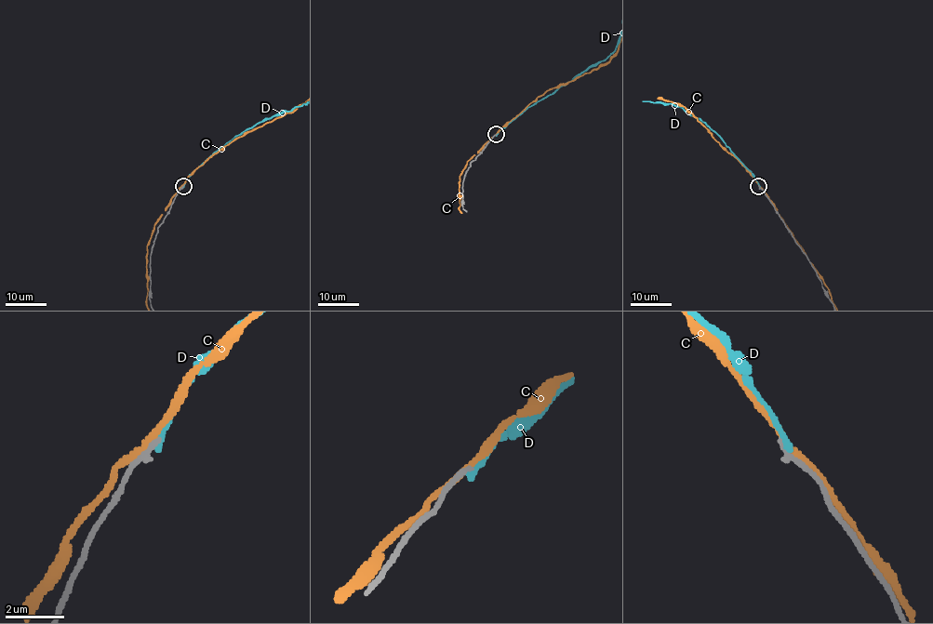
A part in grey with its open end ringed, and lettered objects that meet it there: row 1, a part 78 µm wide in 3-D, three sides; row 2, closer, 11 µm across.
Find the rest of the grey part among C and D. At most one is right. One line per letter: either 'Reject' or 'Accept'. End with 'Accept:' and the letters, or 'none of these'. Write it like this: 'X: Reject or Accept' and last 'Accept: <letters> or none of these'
C: Reject
D: Reject
Accept: none of these

